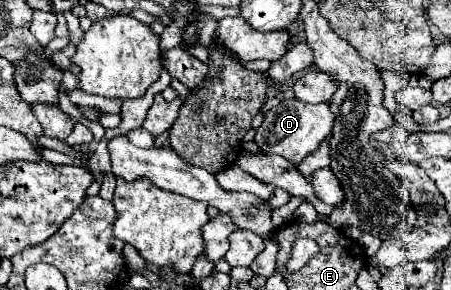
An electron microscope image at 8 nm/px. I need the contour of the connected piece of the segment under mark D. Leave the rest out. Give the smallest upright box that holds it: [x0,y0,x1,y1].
[255,99,333,165]

